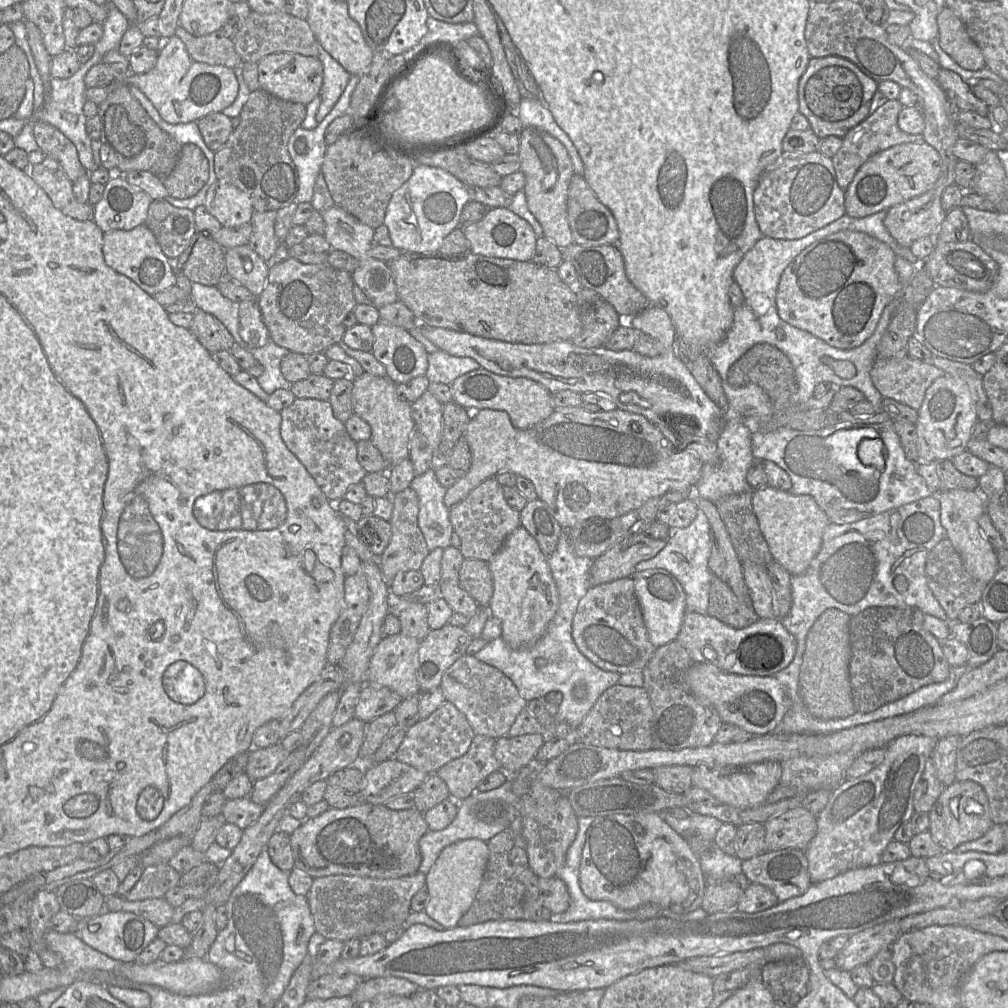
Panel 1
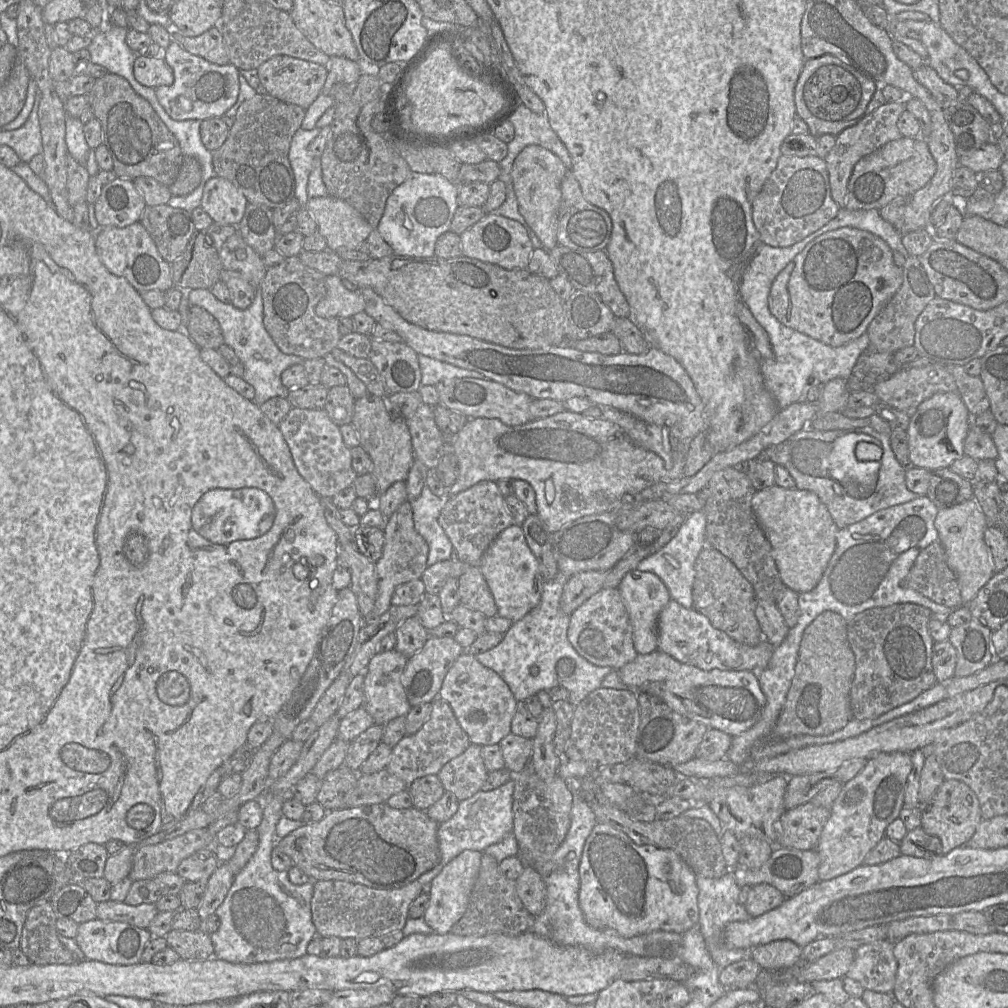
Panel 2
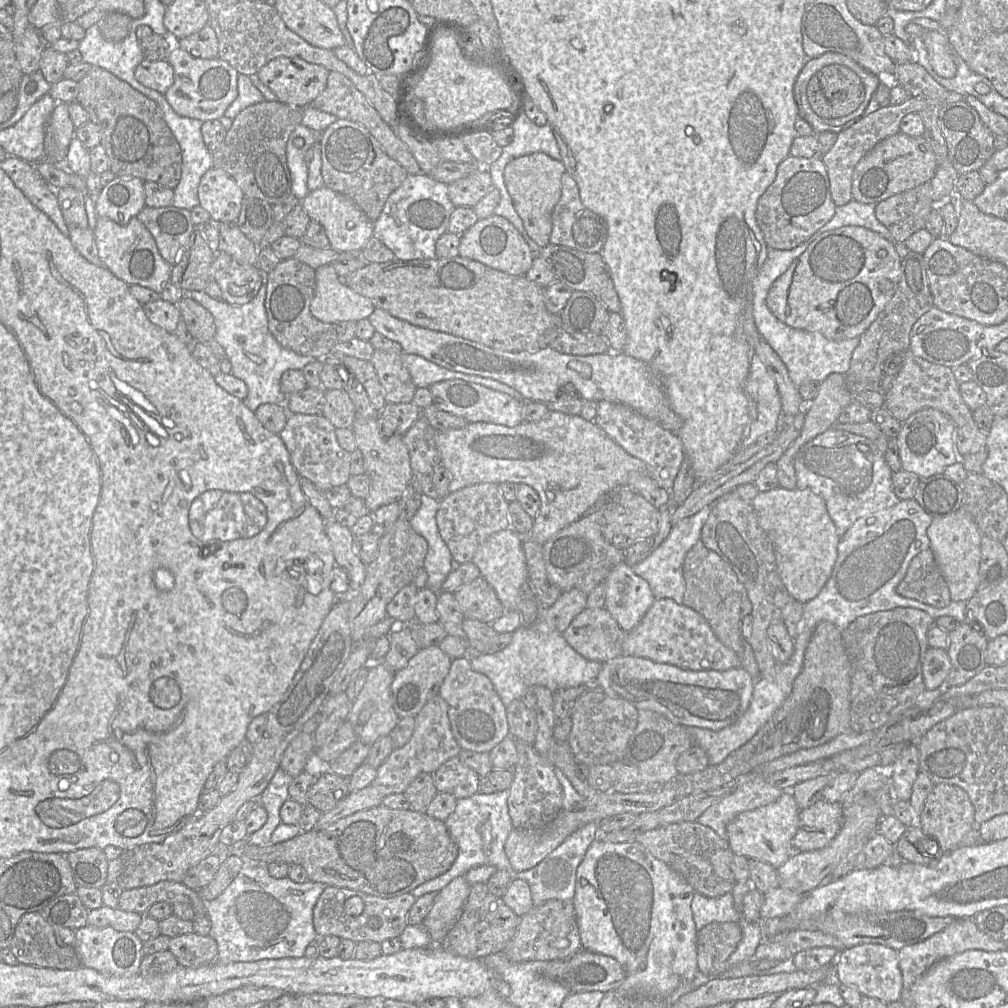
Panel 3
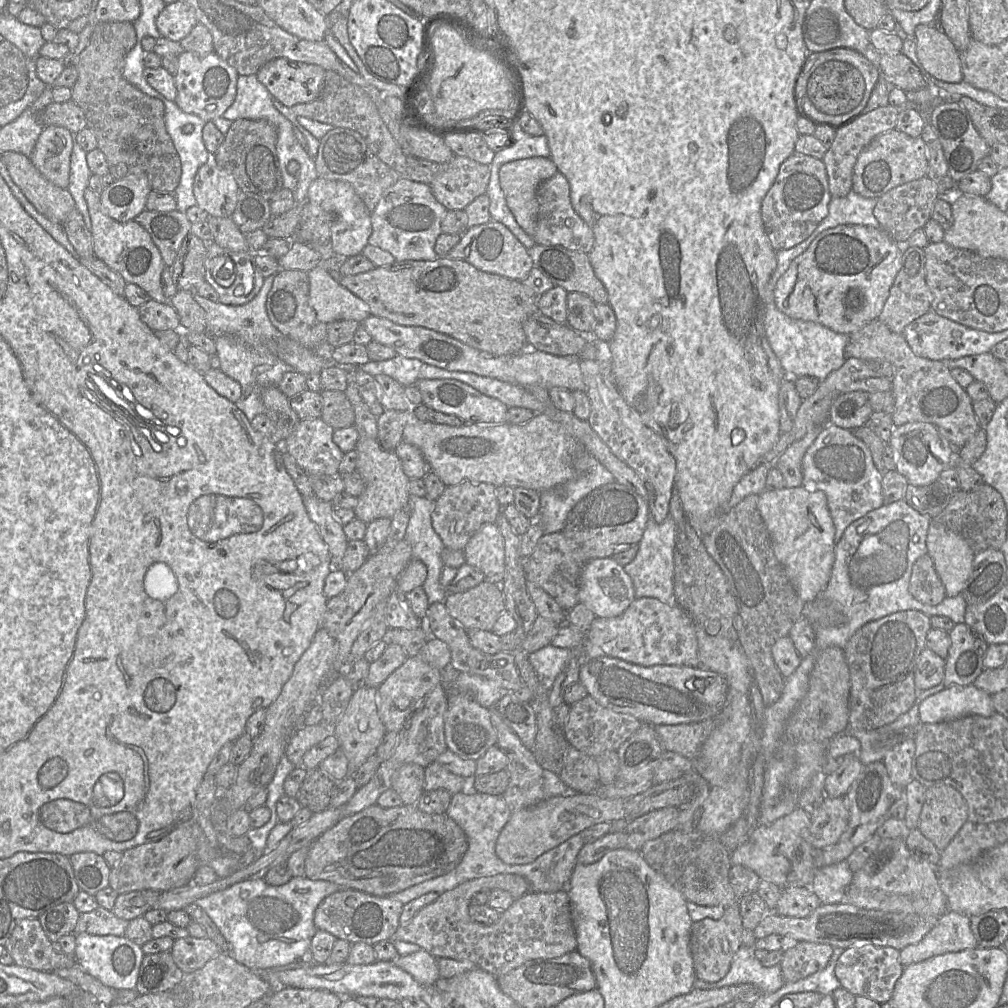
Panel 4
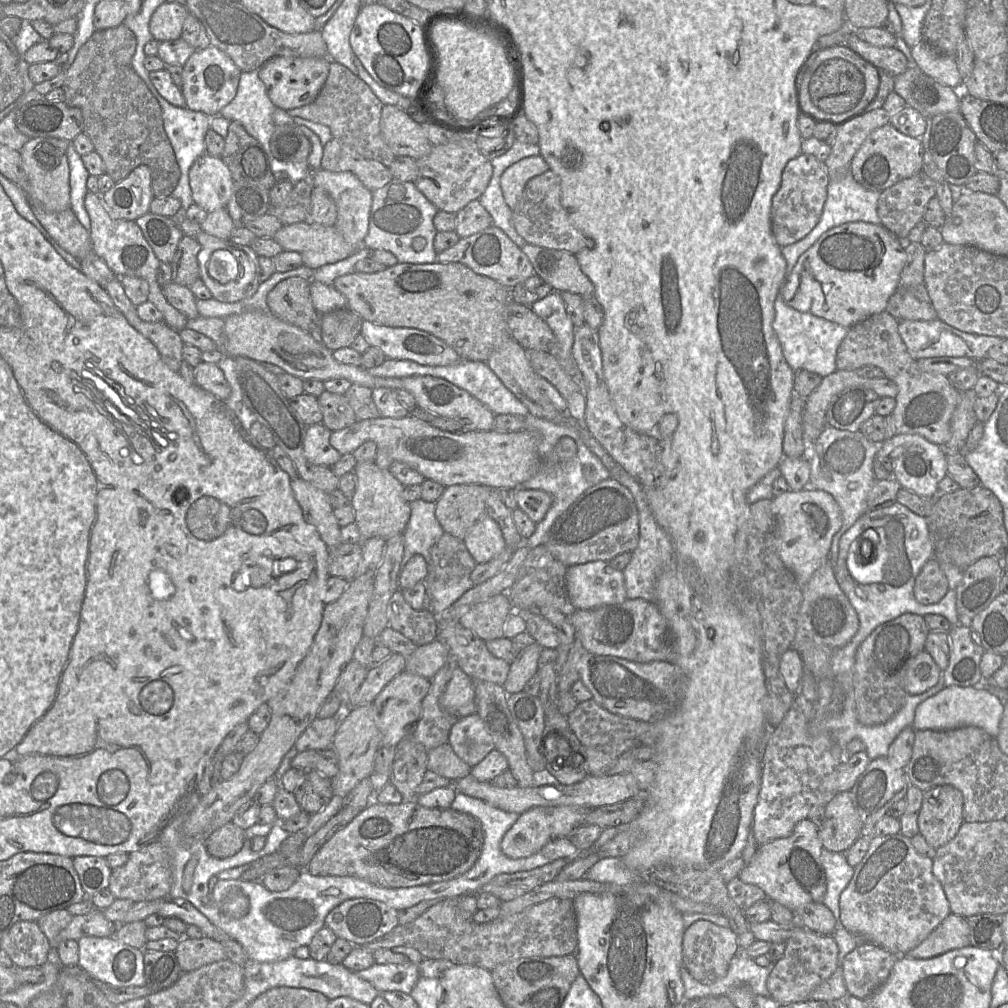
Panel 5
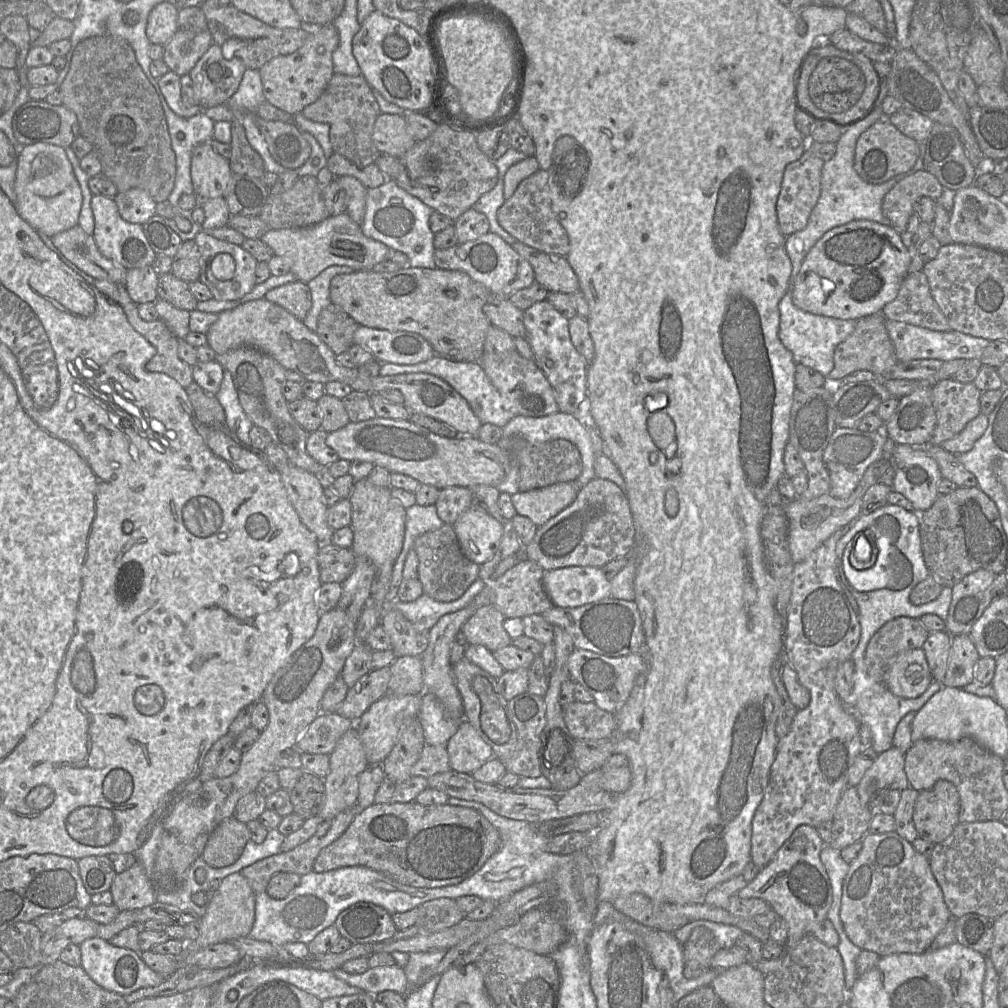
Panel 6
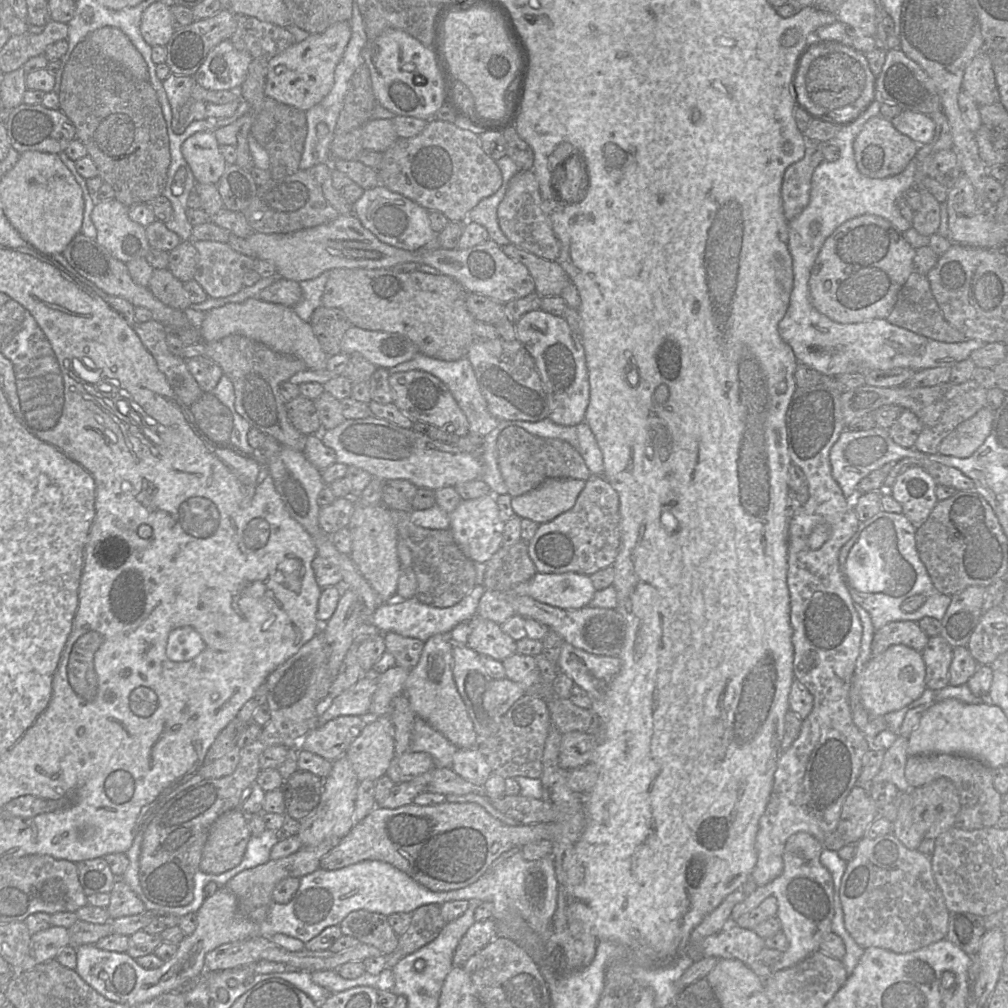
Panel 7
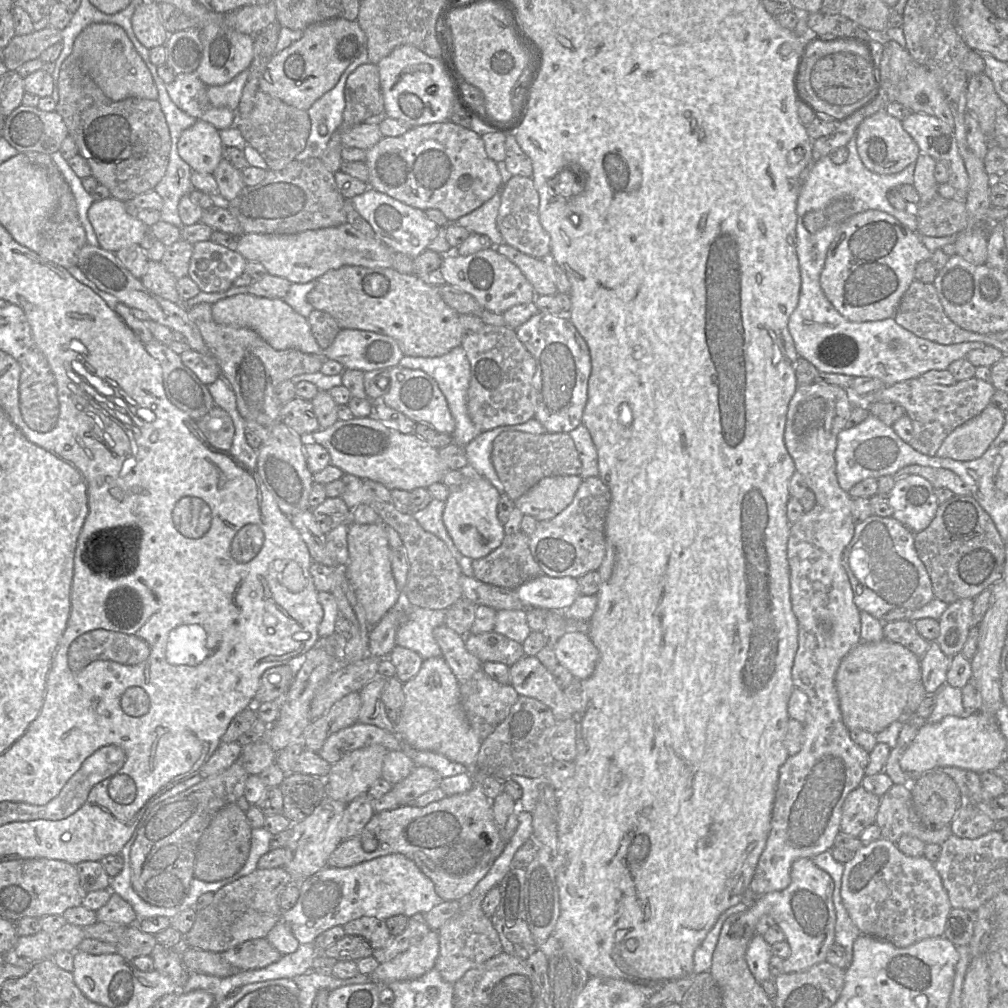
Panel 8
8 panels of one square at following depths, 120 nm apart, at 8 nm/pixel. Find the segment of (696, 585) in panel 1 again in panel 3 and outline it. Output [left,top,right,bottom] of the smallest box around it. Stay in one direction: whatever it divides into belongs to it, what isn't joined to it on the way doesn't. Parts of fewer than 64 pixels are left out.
[631,506,712,604]

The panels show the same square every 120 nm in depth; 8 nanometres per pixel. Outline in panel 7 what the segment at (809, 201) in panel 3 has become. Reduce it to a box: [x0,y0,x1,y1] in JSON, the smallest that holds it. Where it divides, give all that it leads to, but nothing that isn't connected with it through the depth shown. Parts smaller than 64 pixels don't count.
[781,142,825,222]

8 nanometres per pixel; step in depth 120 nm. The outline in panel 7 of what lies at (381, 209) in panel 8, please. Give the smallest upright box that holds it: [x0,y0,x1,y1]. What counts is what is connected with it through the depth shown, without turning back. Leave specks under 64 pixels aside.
[352,185,436,251]

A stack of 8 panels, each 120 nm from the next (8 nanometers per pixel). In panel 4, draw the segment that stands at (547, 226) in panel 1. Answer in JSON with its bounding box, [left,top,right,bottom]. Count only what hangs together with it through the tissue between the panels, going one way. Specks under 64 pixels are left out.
[499,157,557,238]

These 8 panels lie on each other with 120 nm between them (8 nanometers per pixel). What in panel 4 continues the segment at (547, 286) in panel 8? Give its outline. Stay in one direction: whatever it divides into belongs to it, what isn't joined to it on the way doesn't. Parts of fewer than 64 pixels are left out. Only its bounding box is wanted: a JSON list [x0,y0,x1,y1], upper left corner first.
[527,244,608,304]

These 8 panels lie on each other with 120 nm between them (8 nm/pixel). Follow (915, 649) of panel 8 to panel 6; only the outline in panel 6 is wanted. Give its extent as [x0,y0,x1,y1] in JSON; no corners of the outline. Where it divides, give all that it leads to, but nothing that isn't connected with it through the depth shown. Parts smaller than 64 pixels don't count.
[864,617,929,683]

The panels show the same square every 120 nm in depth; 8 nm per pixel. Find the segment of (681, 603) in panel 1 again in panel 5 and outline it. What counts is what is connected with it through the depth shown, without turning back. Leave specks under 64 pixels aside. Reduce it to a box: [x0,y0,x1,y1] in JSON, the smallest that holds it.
[565,560,627,610]

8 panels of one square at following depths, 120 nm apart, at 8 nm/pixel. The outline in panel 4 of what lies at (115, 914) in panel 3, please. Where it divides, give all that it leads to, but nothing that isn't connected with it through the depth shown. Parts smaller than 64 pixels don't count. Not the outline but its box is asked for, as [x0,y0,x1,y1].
[73,906,128,936]

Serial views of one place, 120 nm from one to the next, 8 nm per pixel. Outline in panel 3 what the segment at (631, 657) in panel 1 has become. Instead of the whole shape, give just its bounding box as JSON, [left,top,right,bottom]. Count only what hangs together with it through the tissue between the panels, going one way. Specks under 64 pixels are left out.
[562,607,625,663]

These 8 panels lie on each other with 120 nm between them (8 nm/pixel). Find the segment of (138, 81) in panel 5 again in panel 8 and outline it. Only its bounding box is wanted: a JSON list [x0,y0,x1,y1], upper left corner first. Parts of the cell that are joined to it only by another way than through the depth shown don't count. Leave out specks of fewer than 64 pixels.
[56,54,171,202]

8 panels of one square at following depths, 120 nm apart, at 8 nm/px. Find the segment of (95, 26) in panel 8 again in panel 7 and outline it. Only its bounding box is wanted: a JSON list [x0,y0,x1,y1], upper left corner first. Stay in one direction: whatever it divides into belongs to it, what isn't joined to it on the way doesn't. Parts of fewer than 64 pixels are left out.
[86,26,149,81]

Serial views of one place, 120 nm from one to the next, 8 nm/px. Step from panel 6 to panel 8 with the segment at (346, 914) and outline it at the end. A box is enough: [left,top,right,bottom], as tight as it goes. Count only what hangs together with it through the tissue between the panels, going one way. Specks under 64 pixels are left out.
[343,916,393,950]

